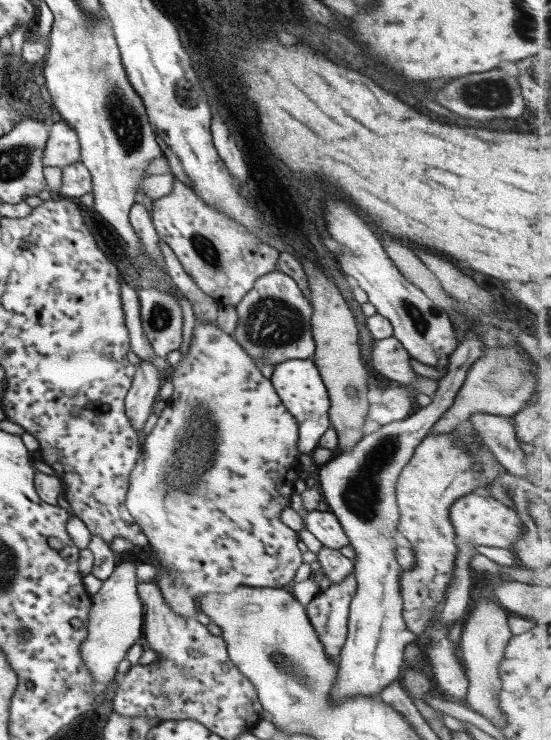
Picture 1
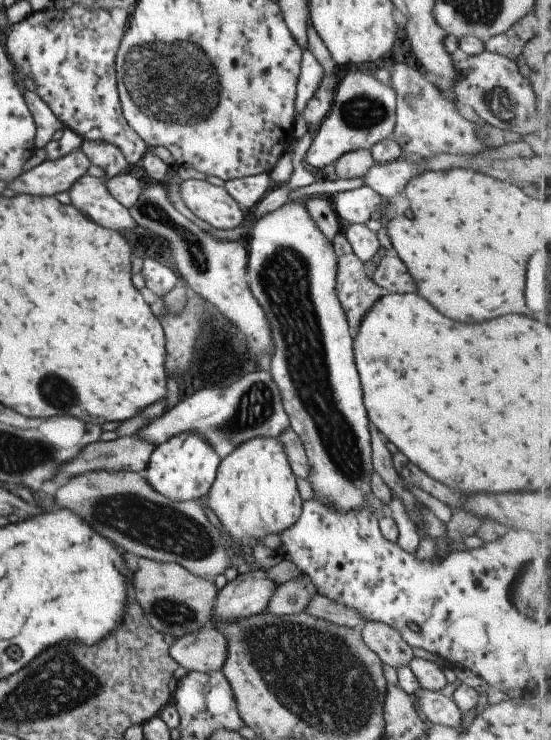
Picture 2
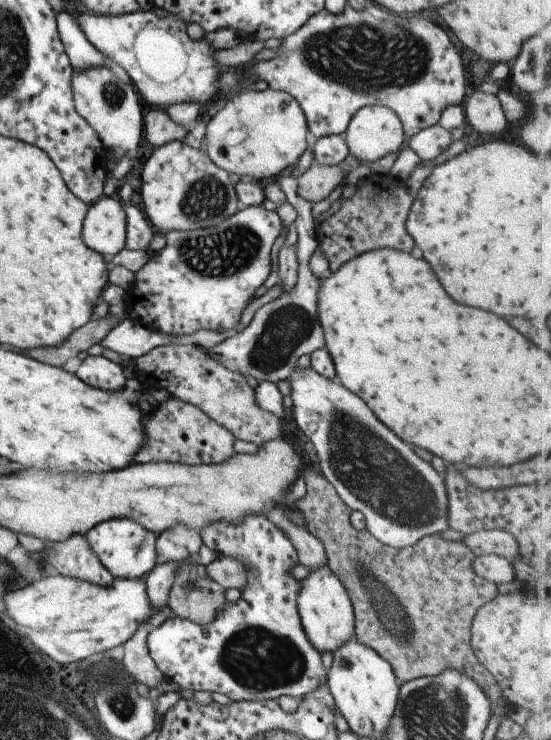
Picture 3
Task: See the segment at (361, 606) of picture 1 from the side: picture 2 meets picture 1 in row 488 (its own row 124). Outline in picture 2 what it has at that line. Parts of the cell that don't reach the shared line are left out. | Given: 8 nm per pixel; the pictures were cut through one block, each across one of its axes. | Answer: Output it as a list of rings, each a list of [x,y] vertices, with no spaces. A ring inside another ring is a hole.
[[[359,70],[341,74],[333,94],[331,109],[318,127],[313,130],[314,136],[307,152],[305,152],[303,161],[313,168],[322,169],[337,160],[337,158],[340,158],[345,152],[360,149],[370,150],[377,142],[384,140],[389,134],[392,134],[396,122],[395,118],[396,95],[388,85],[375,80],[371,74],[359,72]]]

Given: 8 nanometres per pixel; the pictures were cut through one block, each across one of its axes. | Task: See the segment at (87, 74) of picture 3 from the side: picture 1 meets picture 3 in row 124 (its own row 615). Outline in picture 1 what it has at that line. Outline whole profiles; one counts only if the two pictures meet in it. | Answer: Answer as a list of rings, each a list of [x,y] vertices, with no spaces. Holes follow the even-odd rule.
[[[121,562],[114,566],[112,573],[102,581],[100,589],[90,595],[91,606],[88,622],[85,622],[85,640],[80,644],[81,660],[93,677],[94,686],[103,690],[109,682],[118,677],[117,663],[125,658],[125,652],[142,637],[144,607],[138,597],[135,565]]]

